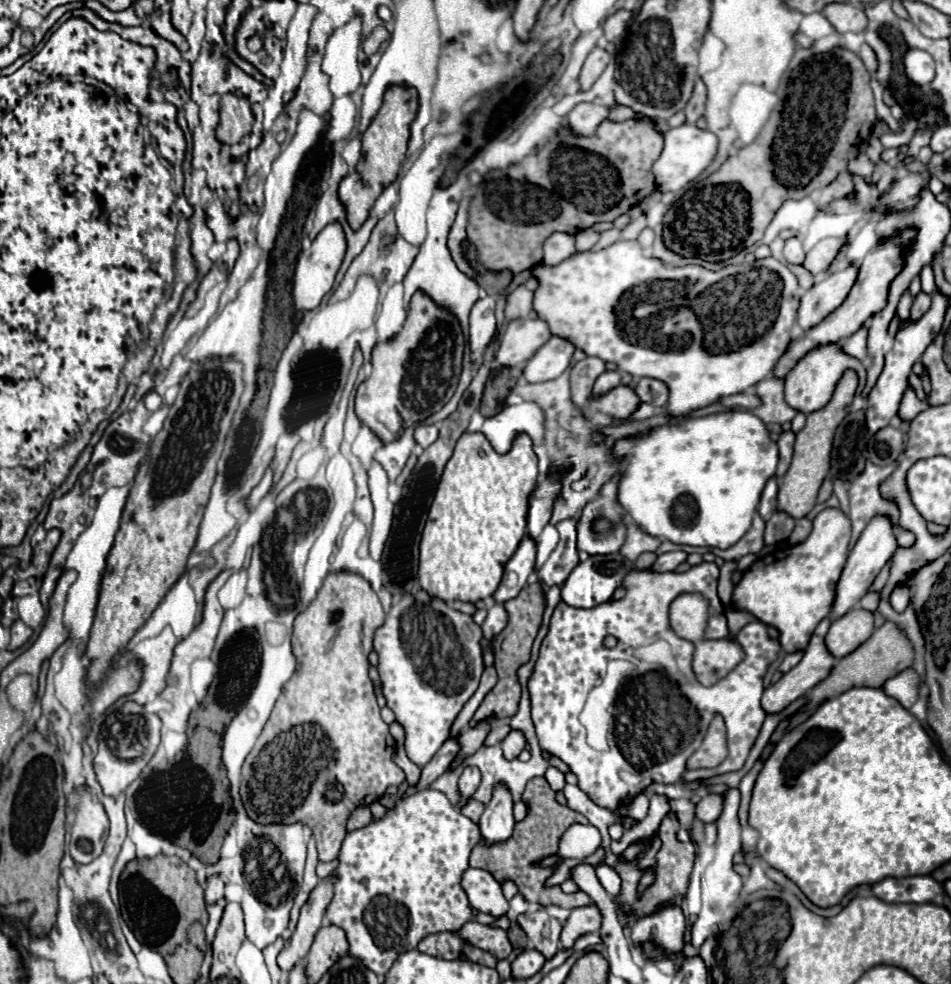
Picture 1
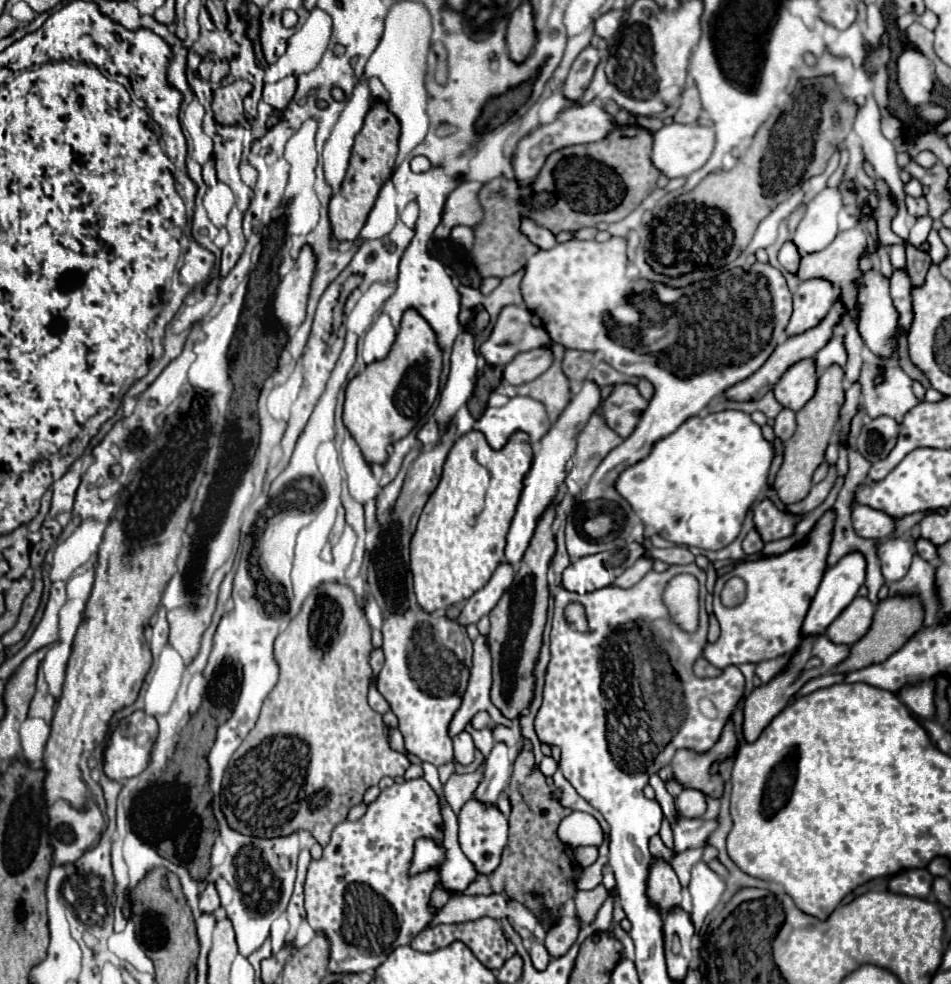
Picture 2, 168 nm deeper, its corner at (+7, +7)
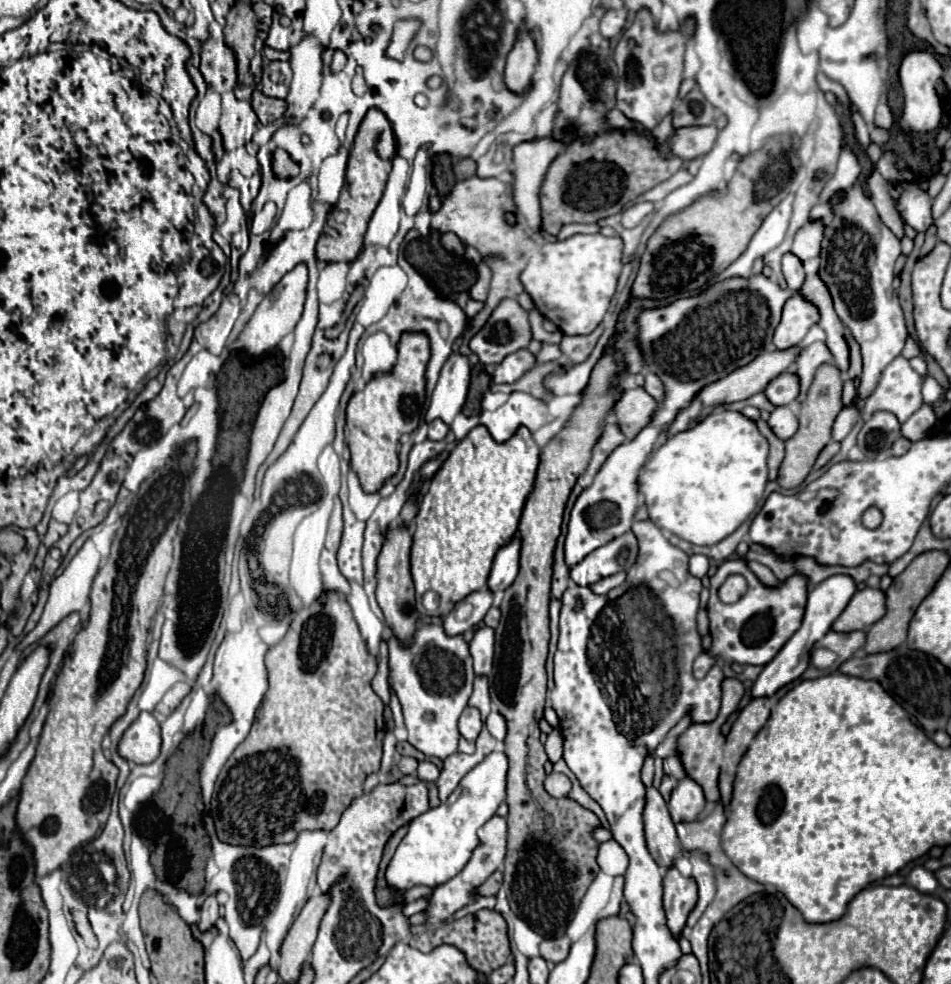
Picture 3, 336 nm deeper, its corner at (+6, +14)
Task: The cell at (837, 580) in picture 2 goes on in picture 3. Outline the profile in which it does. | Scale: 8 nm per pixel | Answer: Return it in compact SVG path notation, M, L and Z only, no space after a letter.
M832 575L832 577L824 579L822 583L818 583L810 589L808 605L806 605L806 613L804 613L804 621L802 621L800 629L788 639L788 643L778 651L778 655L764 667L764 671L760 673L760 677L756 679L756 683L752 687L752 697L774 695L780 687L792 683L794 679L798 679L808 669L810 647L830 631L832 623L844 611L844 607L848 605L848 601L852 599L854 593L856 593L856 583L850 575Z

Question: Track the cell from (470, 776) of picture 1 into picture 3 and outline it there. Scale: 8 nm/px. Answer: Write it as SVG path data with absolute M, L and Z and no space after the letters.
M466 707L462 717L460 717L460 721L458 721L458 729L460 729L460 735L466 741L476 741L476 737L480 735L480 729L482 729L482 721L480 721L478 709Z

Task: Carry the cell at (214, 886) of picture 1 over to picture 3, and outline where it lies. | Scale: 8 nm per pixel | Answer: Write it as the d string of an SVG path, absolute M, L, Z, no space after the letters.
M210 895L210 897L206 897L206 901L204 901L204 905L202 905L202 909L200 909L200 923L198 923L198 927L204 931L204 929L210 929L214 923L216 923L216 919L218 919L218 913L220 909L218 909L218 901L216 901L216 897L214 895Z

